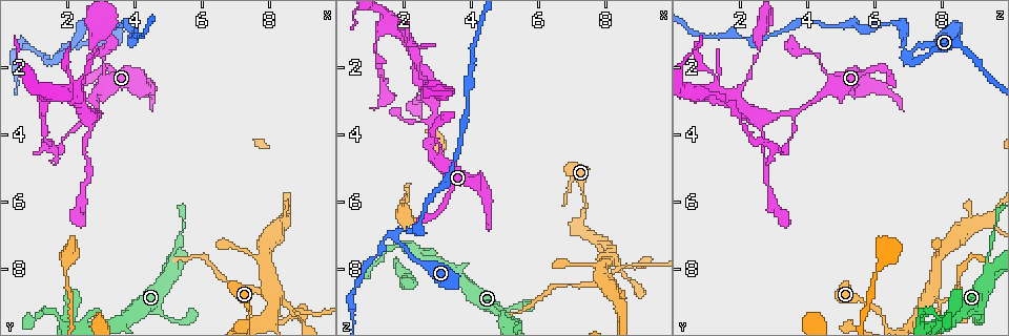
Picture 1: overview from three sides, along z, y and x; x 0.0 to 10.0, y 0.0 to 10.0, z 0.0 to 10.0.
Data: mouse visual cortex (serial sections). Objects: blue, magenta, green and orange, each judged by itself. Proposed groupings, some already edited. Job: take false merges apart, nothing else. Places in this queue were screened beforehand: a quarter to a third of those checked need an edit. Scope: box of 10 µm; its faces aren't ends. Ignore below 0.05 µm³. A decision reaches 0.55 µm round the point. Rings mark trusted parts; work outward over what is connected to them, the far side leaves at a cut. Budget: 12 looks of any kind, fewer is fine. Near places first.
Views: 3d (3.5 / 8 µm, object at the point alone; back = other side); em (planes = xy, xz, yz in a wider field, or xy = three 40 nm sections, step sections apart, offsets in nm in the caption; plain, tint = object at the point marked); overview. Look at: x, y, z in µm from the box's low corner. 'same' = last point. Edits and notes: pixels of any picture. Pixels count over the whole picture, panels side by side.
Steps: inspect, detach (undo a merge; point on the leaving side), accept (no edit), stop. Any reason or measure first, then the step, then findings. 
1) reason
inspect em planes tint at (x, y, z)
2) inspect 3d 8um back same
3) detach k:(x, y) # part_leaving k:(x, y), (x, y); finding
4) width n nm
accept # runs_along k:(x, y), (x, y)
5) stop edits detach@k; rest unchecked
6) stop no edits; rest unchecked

three arms meet
inspect 3d 3.5um at (1.75, 1.60, 7.10)

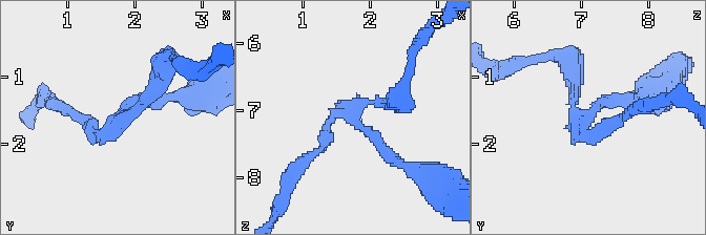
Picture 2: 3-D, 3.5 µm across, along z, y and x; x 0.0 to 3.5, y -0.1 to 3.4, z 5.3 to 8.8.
inspect em xy step 3 tint at (1.70, 1.60, 7.05)

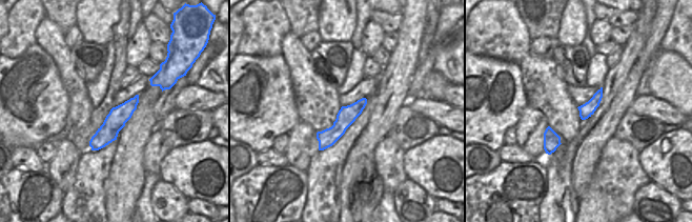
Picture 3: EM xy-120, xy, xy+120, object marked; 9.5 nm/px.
another direction
inspect em xy step 2 tint same

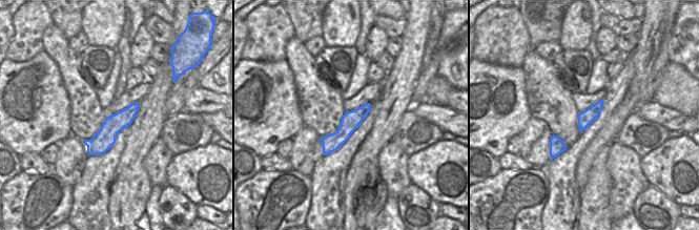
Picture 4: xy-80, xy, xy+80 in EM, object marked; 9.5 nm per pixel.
accept # runs_along 2:(634, 99), (575, 118), (575, 79); all the same cell

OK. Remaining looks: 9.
four or more arms meet
inspect 3d 3.5um at (2.45, 2.90, 1.80)

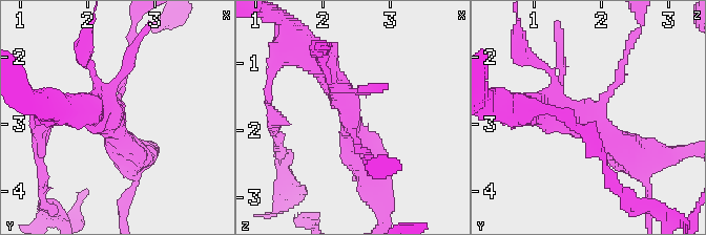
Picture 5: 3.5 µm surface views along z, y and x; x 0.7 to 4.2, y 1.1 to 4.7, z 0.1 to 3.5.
arms 4; arm_widths 150, 250, 350, 500 nm; now the EM
inspect em xy step 2 tint at (2.40, 2.95, 1.80)

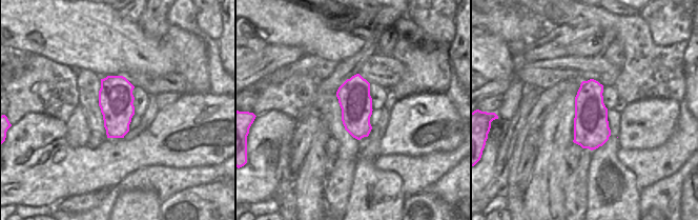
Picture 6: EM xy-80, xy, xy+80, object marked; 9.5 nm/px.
accept # runs_along 5:(370, 169), (348, 102), (322, 62); one cell here

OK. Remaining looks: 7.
inspect 3d 3.5um at (3.05, 0.70, 2.70)

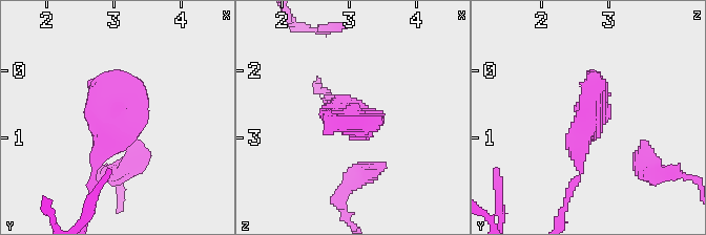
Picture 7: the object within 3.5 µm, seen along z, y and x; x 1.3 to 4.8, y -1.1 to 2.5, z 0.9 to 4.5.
inspect em xy step 2 tint at (3.05, 0.70, 2.75)

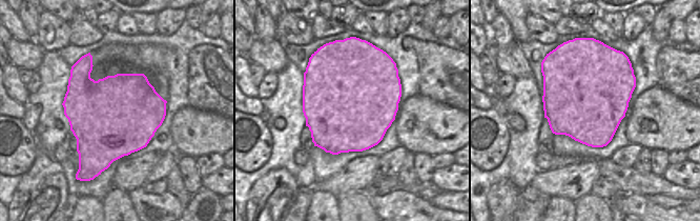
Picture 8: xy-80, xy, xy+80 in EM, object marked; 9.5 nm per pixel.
accept # runs_along 7:(91, 175), (124, 113), (124, 71); continuous, no second cell

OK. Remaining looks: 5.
inspect 3d 3.5um at (8.45, 8.95, 7.90)

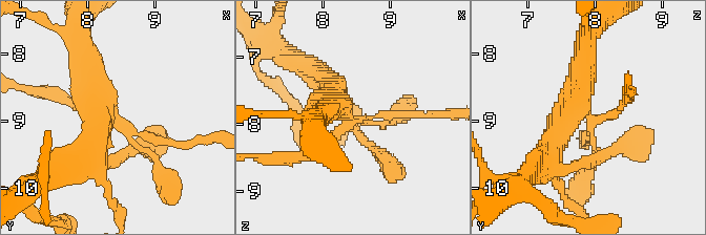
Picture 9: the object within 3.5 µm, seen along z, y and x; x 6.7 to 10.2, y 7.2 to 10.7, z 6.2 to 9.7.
now the EM
inspect em xy step 3 tint at (8.35, 8.90, 8.00)

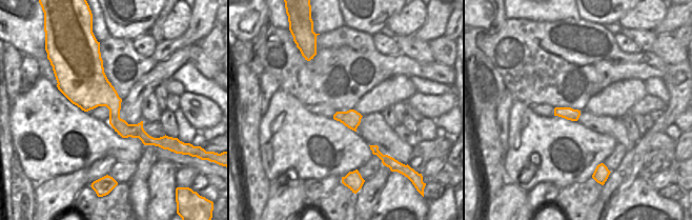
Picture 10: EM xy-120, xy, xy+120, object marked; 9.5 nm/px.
detach 9:(381, 114) # part_leaving 9:(590, 114), (615, 114), (628, 91); a second cell is stuck on

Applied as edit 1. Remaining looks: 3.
inspect 3d 3.5um at (8.40, 6.55, 9.35)

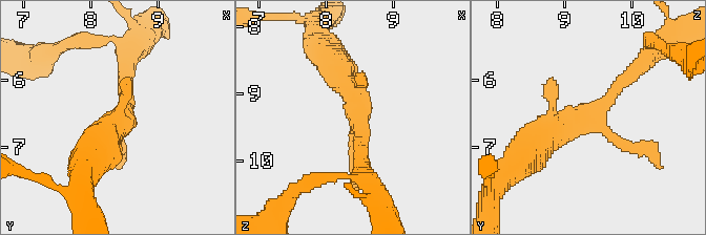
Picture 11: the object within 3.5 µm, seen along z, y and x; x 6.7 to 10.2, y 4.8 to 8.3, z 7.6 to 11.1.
inspect em planes tint at (8.50, 6.45, 9.35)

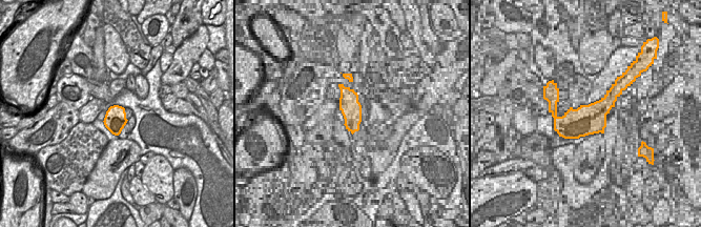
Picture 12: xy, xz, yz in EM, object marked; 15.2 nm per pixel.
accept # runs_along 11:(534, 143), (601, 107), (630, 65); continuous, no second cell

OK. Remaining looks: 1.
stop edits detach@9; rest unchecked

